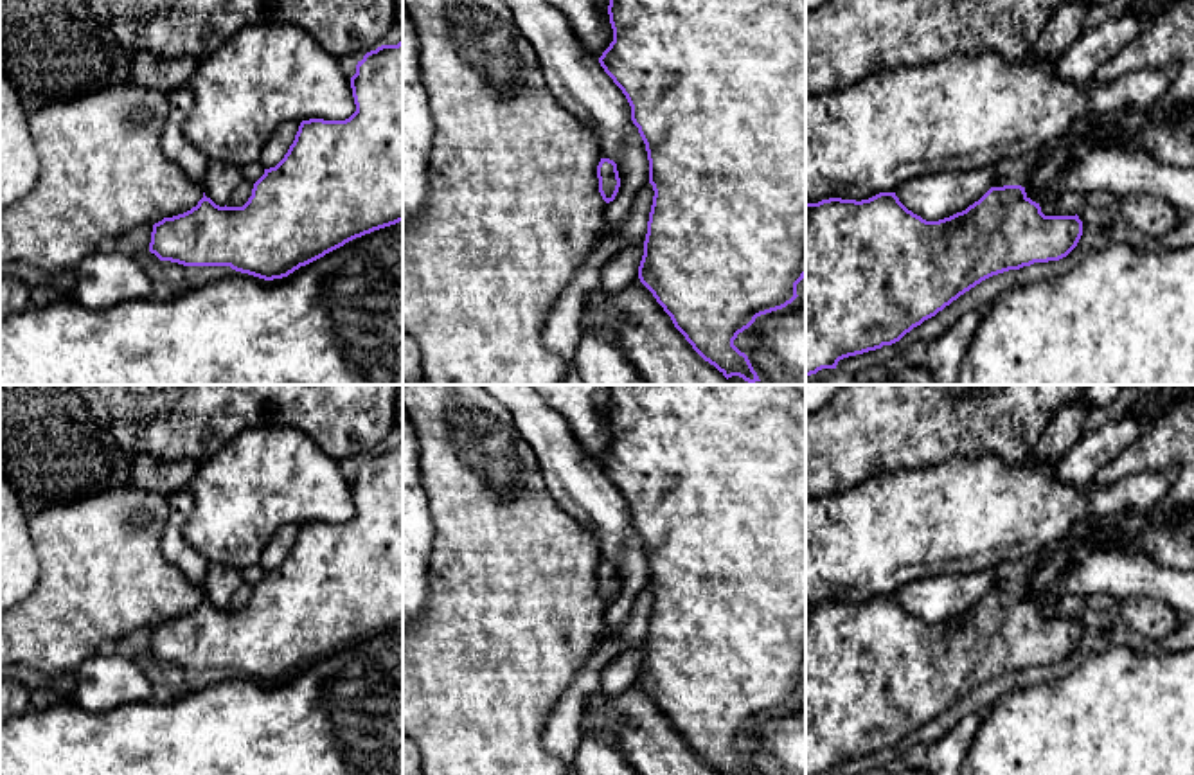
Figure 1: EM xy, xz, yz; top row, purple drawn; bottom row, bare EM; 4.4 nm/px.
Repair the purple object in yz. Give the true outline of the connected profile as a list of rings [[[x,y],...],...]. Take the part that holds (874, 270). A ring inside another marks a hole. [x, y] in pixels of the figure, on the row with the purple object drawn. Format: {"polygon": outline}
{"polygon": [[[1043,151],[993,165],[994,185],[966,210],[939,221],[926,221],[908,210],[896,192],[869,200],[829,198],[806,203],[806,376],[836,369],[838,361],[899,342],[913,327],[935,316],[982,281],[1066,257],[1083,236],[1079,216],[1045,216],[1025,192],[1032,164]]]}

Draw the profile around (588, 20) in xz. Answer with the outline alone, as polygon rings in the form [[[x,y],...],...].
[[[547,0],[559,11],[586,54],[599,59],[613,41],[610,0]]]

